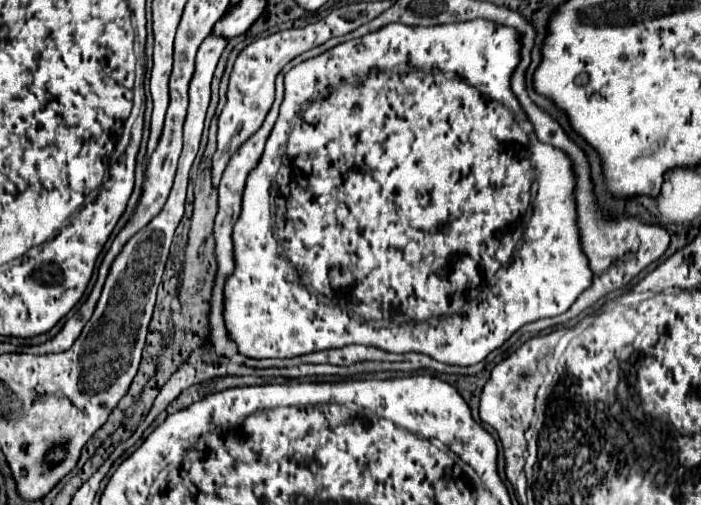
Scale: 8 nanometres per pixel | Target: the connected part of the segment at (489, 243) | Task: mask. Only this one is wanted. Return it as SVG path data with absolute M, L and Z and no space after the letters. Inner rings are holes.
M475 19L455 25L435 25L435 27L409 27L403 23L391 23L375 33L367 33L365 37L345 41L333 49L327 49L325 53L295 65L285 75L285 99L281 103L281 113L266 141L257 169L253 169L253 173L247 177L239 223L235 224L233 231L235 273L227 279L225 285L225 323L229 329L229 337L239 345L239 353L255 359L295 357L321 349L345 347L349 343L361 343L361 345L375 345L379 349L395 351L395 353L419 351L449 365L475 365L483 361L493 349L501 347L521 325L543 317L559 315L571 307L571 303L581 295L581 291L585 291L591 285L593 279L587 257L583 255L579 245L574 200L575 181L573 181L571 161L561 149L539 143L535 139L533 127L526 114L521 111L509 87L509 77L517 63L519 63L519 33L513 31L511 27L499 27L495 23L489 23L487 19ZM401 65L409 65L403 77L401 77ZM401 87L405 87L405 93L411 93L413 103L403 101ZM533 179L537 190L533 192L533 203L531 203L529 189ZM527 211L529 215L526 216L526 225L521 225ZM471 291L477 291L477 295L475 299L471 297L471 303L467 303ZM321 295L325 295L325 303L313 305L313 297L321 297ZM433 319L435 323L431 325L425 323Z

